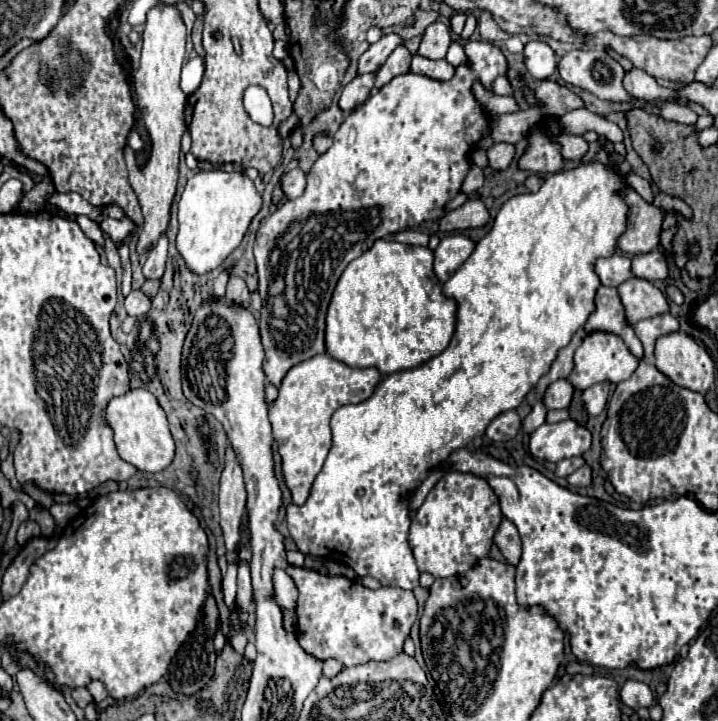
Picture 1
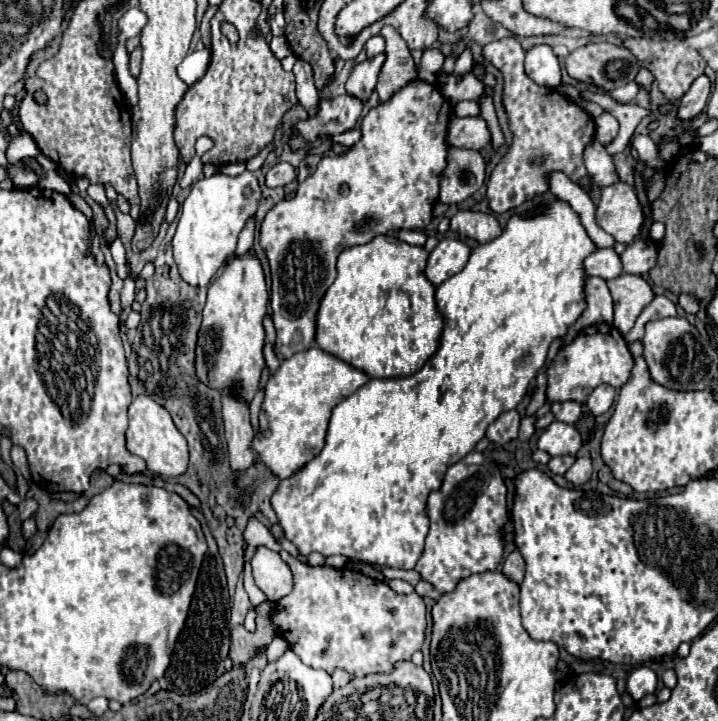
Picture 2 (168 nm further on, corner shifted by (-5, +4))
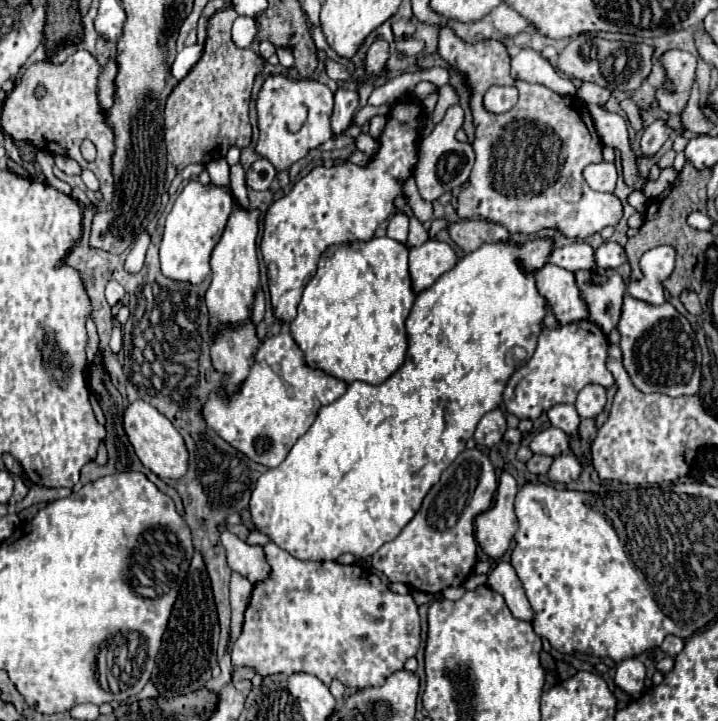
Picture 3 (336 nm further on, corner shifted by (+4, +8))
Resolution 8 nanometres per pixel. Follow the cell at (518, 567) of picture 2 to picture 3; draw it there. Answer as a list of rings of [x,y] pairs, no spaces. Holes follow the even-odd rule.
[[[499,562],[491,572],[489,572],[489,580],[487,580],[489,588],[493,588],[495,592],[499,592],[505,600],[509,610],[513,612],[515,618],[521,618],[525,622],[531,622],[535,612],[531,608],[531,604],[527,604],[527,596],[523,592],[523,586],[513,570],[511,564],[507,562]]]

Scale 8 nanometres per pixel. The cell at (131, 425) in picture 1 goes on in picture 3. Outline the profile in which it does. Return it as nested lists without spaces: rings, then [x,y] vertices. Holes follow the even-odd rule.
[[[137,400],[125,410],[123,428],[141,464],[147,466],[153,474],[157,474],[159,478],[171,478],[171,480],[179,480],[181,476],[185,476],[189,468],[189,452],[185,448],[183,436],[173,428],[173,424],[159,410],[155,410],[151,404],[143,400]]]

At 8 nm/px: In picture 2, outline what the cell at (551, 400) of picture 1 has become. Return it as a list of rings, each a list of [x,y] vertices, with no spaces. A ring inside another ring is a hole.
[[[566,400],[566,402],[554,402],[552,404],[552,412],[556,416],[556,420],[566,422],[566,424],[574,424],[580,414],[582,414],[582,404],[574,402],[574,400]]]

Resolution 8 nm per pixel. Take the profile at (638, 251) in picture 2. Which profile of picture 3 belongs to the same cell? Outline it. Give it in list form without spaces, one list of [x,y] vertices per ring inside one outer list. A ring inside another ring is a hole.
[[[607,240],[599,248],[595,248],[595,264],[601,268],[617,268],[625,260],[627,260],[625,250],[613,240]]]

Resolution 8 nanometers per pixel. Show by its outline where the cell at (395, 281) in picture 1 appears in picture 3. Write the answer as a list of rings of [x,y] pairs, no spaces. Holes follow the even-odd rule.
[[[387,236],[371,238],[367,242],[335,244],[323,252],[315,276],[303,290],[297,316],[289,322],[291,336],[297,348],[303,352],[305,364],[331,374],[345,384],[359,380],[375,386],[385,382],[401,368],[407,354],[405,320],[415,302],[415,292],[411,288],[407,270],[407,252],[409,250],[405,244]]]

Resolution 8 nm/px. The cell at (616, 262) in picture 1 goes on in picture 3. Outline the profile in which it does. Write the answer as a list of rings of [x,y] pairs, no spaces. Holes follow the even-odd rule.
[[[571,242],[567,246],[555,248],[549,256],[549,262],[555,266],[561,266],[569,272],[577,272],[577,270],[589,270],[595,266],[593,260],[593,248],[585,242]]]

